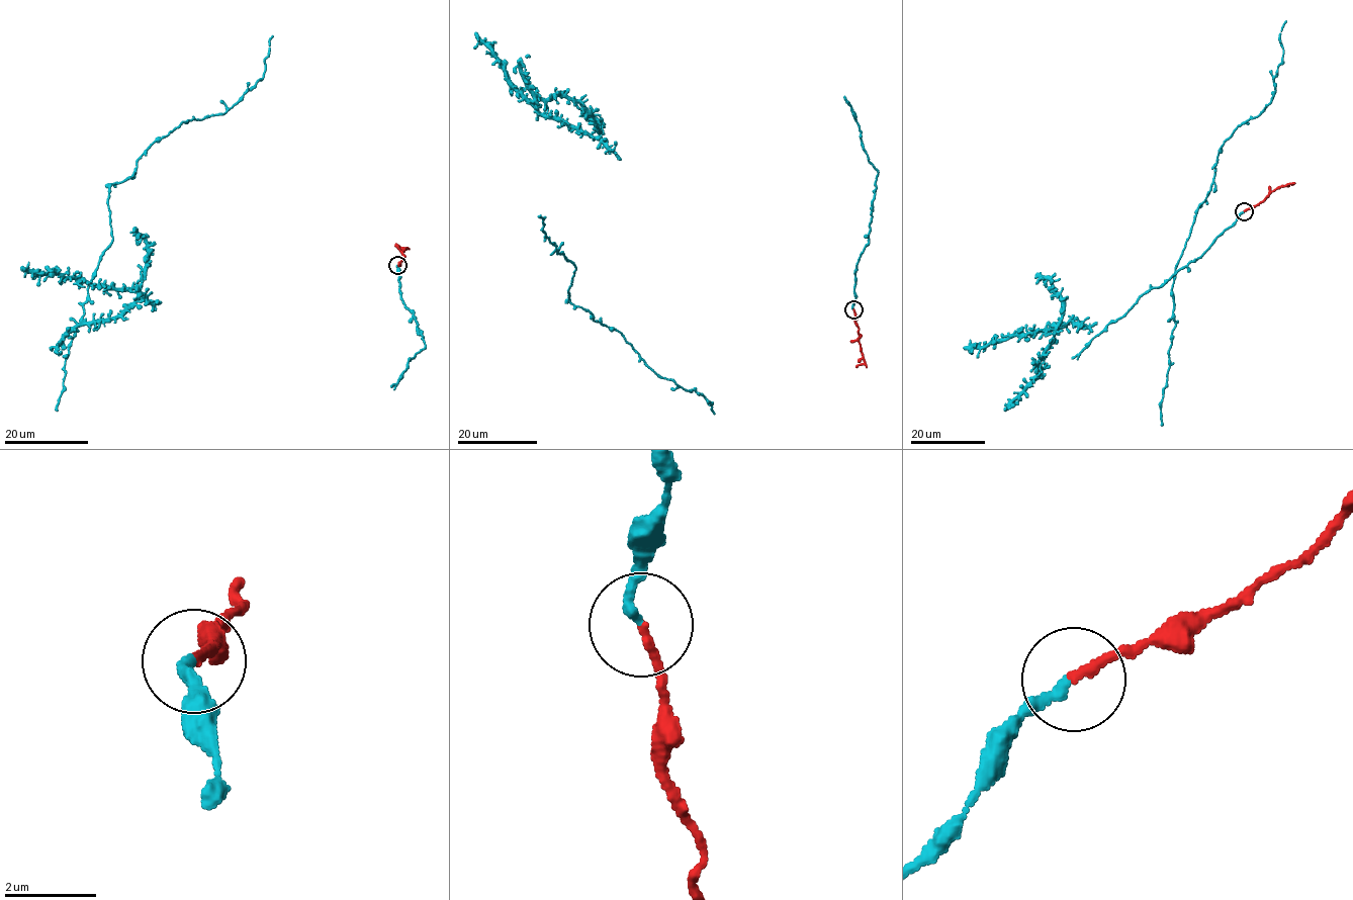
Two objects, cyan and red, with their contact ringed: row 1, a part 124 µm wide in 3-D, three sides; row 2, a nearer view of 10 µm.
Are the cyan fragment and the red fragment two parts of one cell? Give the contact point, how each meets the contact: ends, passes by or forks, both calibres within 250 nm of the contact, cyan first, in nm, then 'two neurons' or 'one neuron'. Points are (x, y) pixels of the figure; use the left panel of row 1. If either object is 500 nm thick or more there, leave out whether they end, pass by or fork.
at (397, 265); cyan ends there; red ends there; 200 nm thick on the cyan side, 190 nm on the other; one neuron

